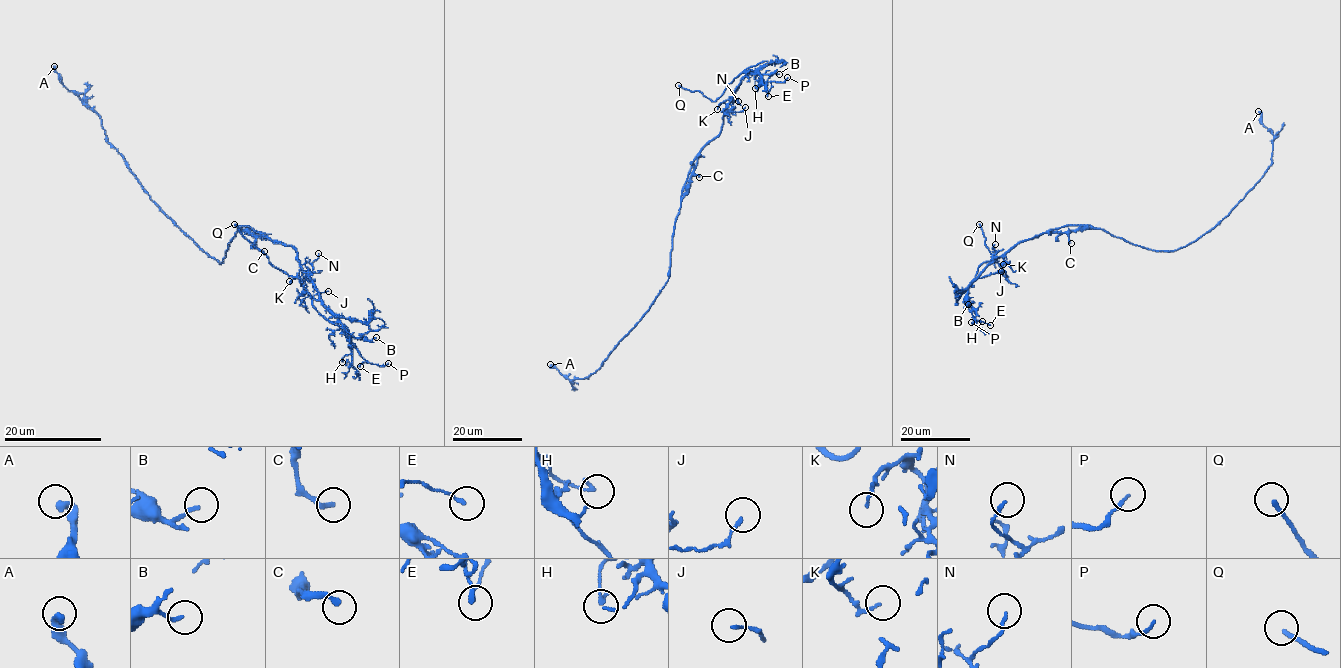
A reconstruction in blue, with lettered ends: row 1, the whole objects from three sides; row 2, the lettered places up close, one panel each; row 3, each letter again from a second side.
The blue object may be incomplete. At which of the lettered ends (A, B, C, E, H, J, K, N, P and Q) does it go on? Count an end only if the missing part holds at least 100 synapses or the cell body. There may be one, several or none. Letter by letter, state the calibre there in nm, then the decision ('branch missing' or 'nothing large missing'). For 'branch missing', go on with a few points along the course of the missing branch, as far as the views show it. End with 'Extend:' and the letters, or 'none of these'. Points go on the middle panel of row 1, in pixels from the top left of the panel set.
A: 380 nm thick; nothing large missing
B: 140 nm thick; nothing large missing
C: 200 nm thick; nothing large missing
E: 130 nm thick; nothing large missing
H: 190 nm thick; nothing large missing
J: 130 nm thick; nothing large missing
K: 130 nm thick; nothing large missing
N: 120 nm thick; nothing large missing
P: 120 nm thick; nothing large missing
Q: 180 nm thick; branch missing; missing branch runs (678, 85), (670, 82), (668, 73), (657, 56), (657, 42), (653, 40)
Extend: Q

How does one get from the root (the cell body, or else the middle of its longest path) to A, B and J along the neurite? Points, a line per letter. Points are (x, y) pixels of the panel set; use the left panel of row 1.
A: (249, 234), (230, 240), (222, 262), (200, 248), (151, 198), (54, 66)
B: (249, 234), (290, 245), (297, 251), (299, 264), (315, 287), (318, 299), (342, 327), (354, 337), (376, 337)
J: (249, 234), (297, 251), (318, 295), (317, 301), (308, 293), (300, 299), (328, 291)

